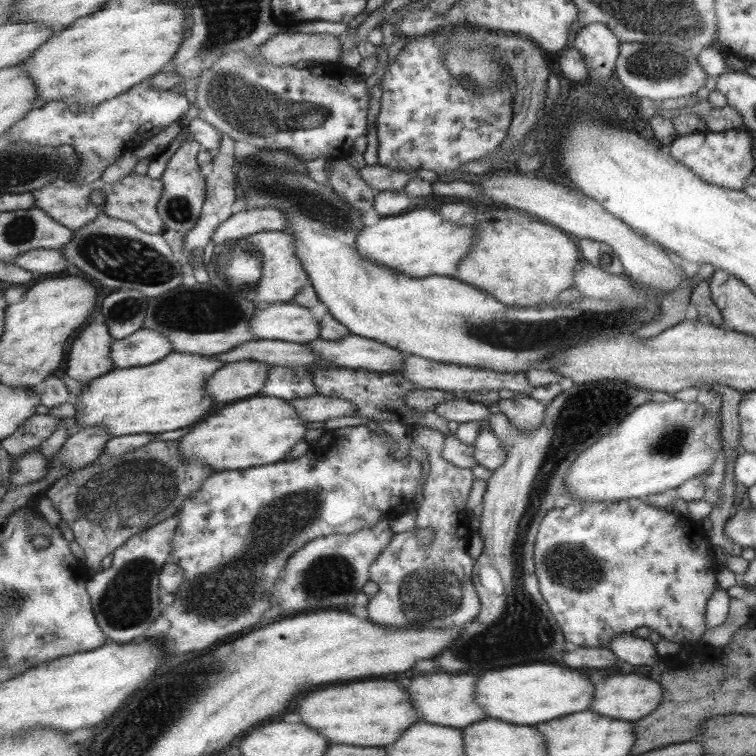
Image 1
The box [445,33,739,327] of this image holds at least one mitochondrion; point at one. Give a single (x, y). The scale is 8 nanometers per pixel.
(654, 63)

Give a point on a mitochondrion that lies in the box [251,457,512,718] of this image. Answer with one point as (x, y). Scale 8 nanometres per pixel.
(434, 591)

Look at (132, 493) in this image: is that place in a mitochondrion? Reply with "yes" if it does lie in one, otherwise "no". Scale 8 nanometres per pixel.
yes

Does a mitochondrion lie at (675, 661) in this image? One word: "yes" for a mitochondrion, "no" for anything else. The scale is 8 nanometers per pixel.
no

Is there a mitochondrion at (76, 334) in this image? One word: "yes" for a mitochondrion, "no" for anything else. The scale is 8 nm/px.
no

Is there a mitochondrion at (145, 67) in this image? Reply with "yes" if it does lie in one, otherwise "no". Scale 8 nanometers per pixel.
no

